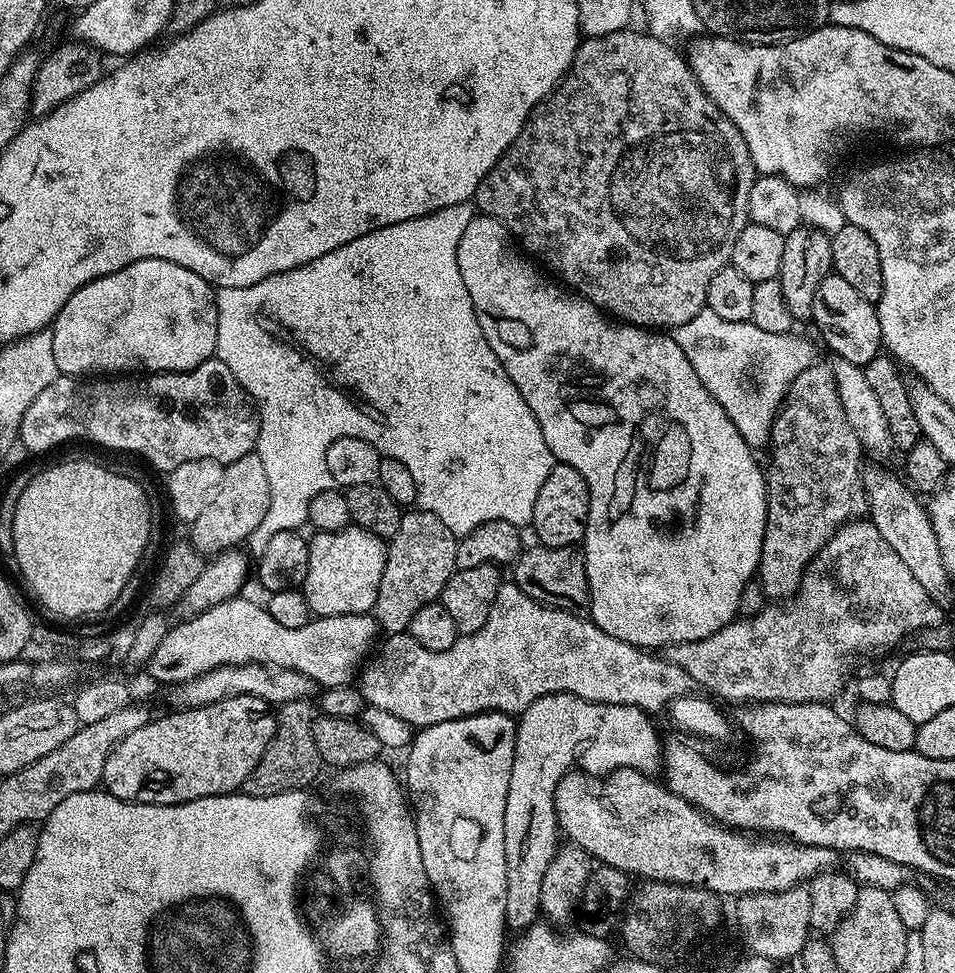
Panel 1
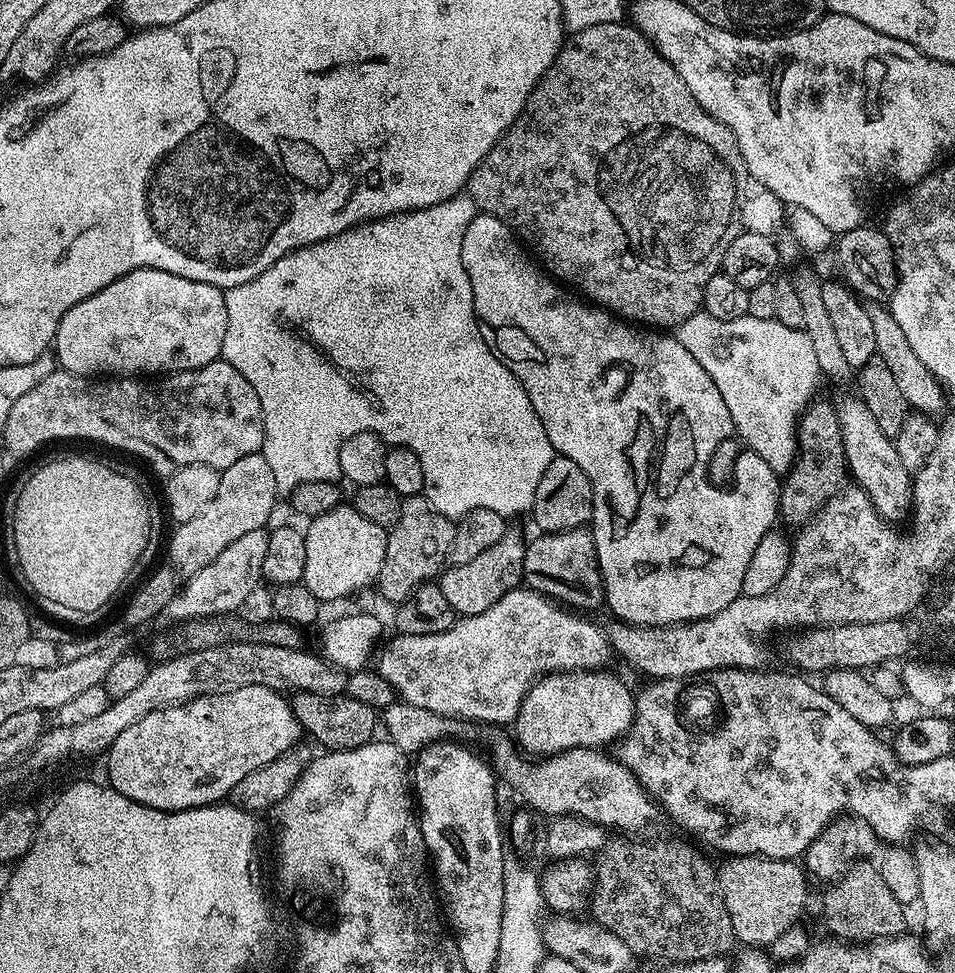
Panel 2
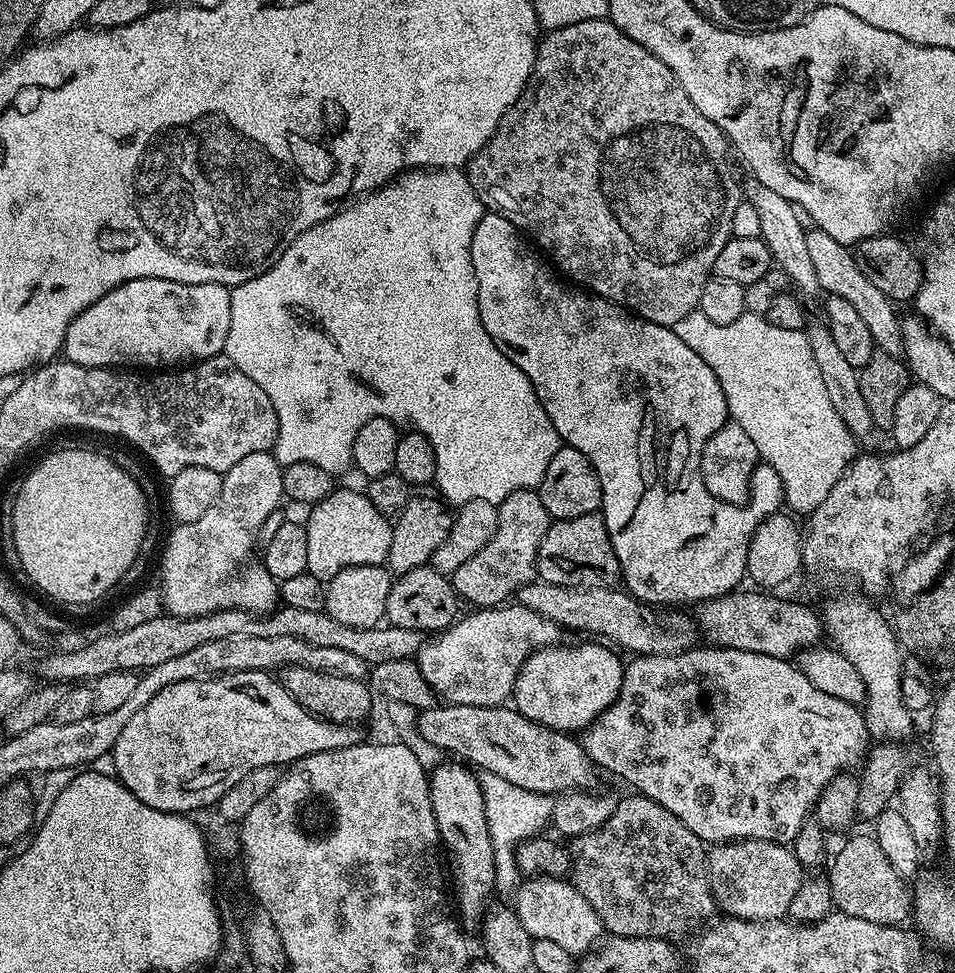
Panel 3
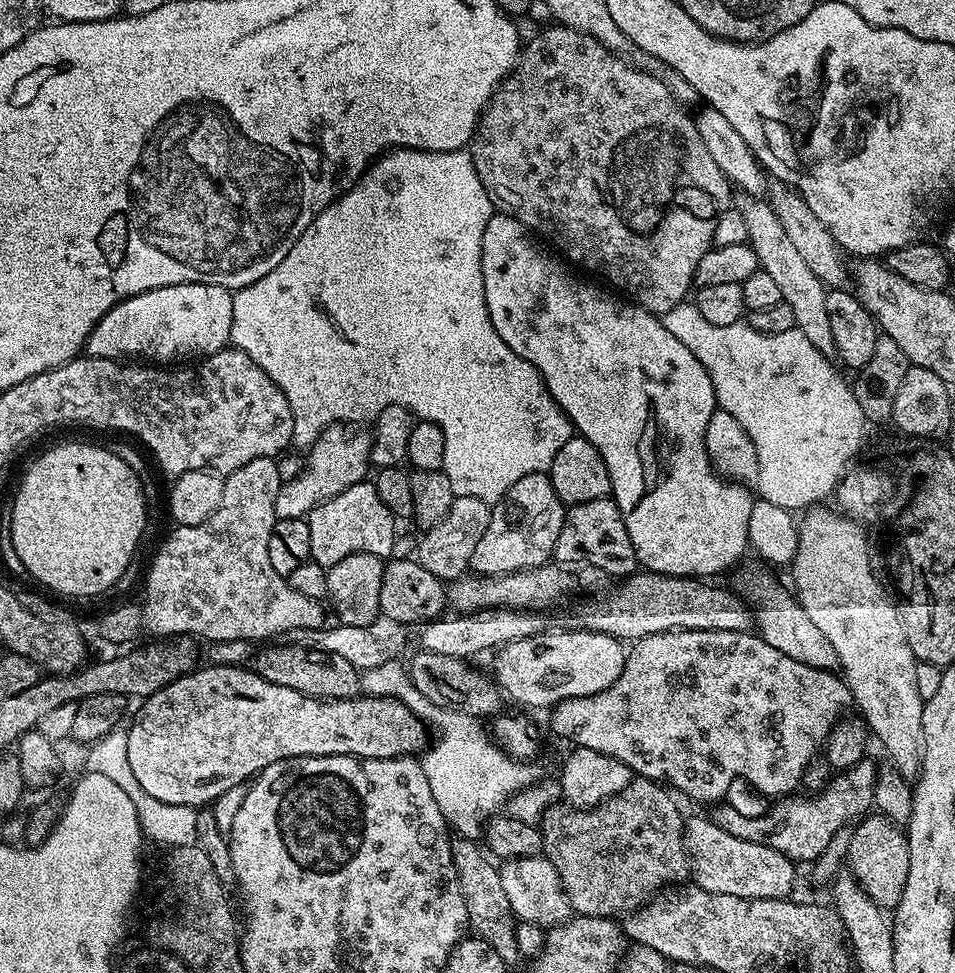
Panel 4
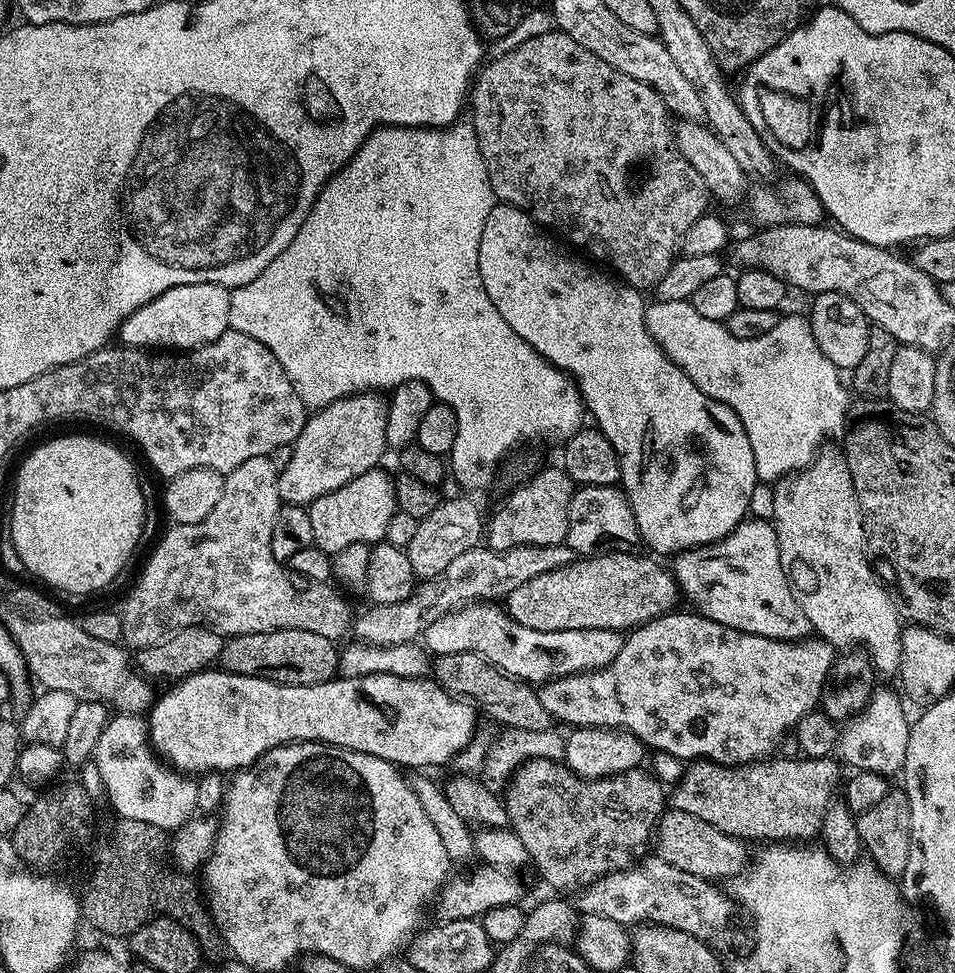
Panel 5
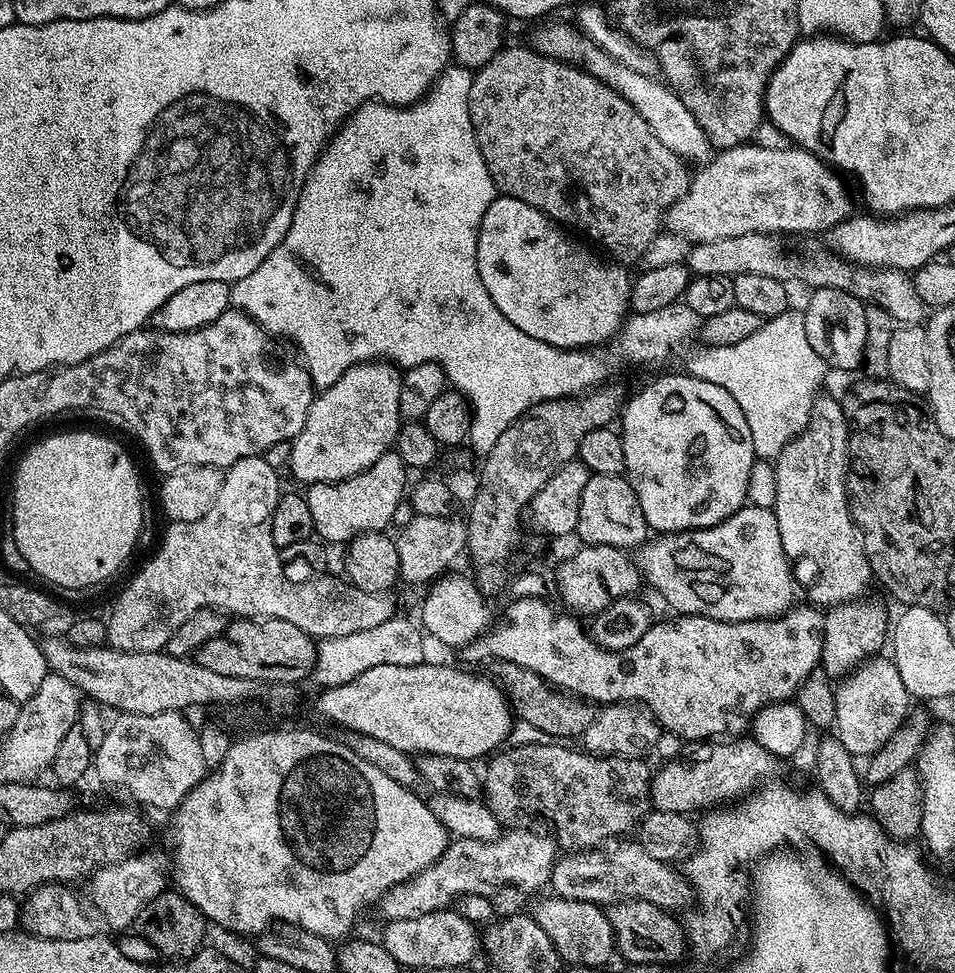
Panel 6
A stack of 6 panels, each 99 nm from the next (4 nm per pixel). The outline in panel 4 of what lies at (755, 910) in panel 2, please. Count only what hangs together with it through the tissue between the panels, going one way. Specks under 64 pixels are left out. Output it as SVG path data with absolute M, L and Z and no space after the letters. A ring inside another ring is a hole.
M696 816L684 825L684 845L695 887L714 894L732 894L747 900L783 900L796 880L797 865L770 846L746 842L726 834L715 820Z

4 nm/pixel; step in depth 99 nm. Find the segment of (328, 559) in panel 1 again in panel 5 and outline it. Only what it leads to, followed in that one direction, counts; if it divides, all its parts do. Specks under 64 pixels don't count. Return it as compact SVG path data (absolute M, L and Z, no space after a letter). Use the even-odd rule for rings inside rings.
M377 466L358 475L353 481L346 482L340 489L307 505L310 514L310 526L314 529L315 547L322 551L335 554L346 546L355 543L375 545L383 541L392 524L392 519L398 516L396 506L396 481L393 473L383 472L383 467Z

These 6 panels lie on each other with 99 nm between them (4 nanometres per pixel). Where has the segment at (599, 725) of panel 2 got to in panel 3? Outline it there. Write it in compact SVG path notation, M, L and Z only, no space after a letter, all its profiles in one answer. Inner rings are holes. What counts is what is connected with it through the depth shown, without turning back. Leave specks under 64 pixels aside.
M600 642L588 643L592 644L572 644L569 648L564 648L565 646L540 648L537 652L529 654L524 660L524 665L520 667L520 673L511 694L516 711L530 718L530 722L538 722L546 728L569 734L579 733L599 718L618 698L622 690L626 664L623 659L620 661L615 656L617 653L611 647Z

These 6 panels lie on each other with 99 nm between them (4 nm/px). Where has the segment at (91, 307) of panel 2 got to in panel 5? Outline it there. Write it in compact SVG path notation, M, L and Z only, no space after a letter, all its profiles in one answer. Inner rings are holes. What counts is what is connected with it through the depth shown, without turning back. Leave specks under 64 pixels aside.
M183 284L174 286L158 298L146 302L134 314L127 316L118 333L121 345L141 350L191 350L214 342L229 331L229 289L220 284Z

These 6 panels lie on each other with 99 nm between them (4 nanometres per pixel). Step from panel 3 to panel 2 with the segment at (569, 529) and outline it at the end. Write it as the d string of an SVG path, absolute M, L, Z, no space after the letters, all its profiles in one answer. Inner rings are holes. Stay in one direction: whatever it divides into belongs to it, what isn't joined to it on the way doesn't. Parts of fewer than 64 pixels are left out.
M587 527L546 532L524 549L523 583L572 610L596 608L604 604L604 583L596 557L596 543Z

